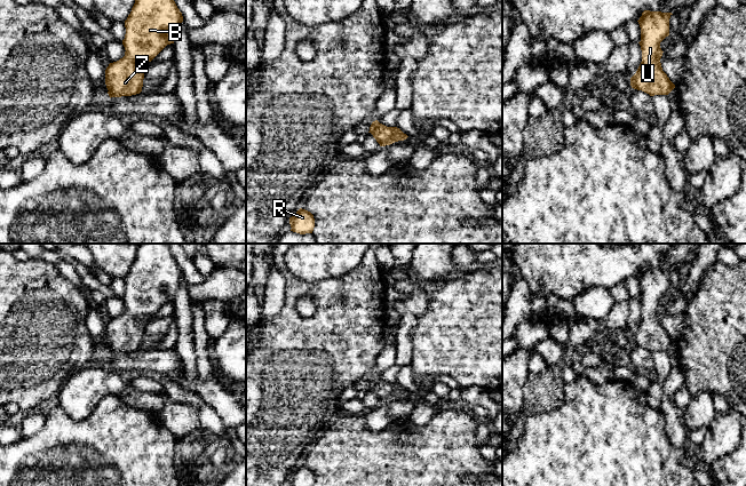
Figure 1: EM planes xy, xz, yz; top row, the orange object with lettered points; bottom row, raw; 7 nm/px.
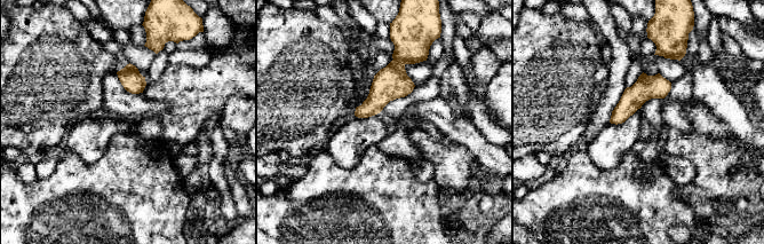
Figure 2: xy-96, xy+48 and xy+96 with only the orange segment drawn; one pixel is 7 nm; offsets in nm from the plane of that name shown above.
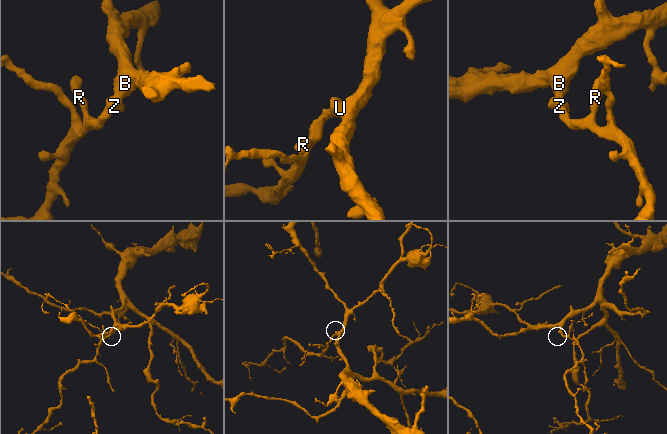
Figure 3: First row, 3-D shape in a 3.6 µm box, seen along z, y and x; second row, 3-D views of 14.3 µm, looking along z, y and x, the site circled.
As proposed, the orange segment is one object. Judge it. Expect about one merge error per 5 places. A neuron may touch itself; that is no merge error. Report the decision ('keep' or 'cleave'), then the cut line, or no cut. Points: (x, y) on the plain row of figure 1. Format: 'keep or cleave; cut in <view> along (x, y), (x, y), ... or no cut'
keep; no cut

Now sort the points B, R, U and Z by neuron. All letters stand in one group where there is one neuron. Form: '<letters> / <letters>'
B R U Z

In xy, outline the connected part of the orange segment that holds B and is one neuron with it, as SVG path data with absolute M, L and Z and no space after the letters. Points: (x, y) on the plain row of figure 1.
M141 244L130 270L125 277L126 290L122 296L125 312L110 319L105 326L105 341L111 353L140 350L143 343L143 321L151 318L167 301L174 300L183 272L167 244Z

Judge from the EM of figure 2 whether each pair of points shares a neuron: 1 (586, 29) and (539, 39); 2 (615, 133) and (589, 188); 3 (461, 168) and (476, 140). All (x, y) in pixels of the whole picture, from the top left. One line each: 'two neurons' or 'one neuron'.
1: one neuron
2: two neurons
3: two neurons

